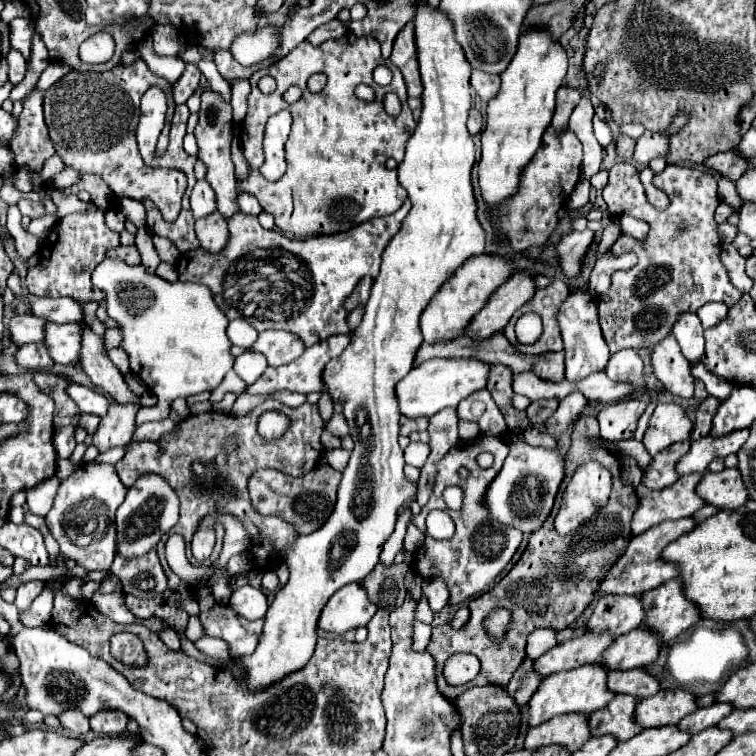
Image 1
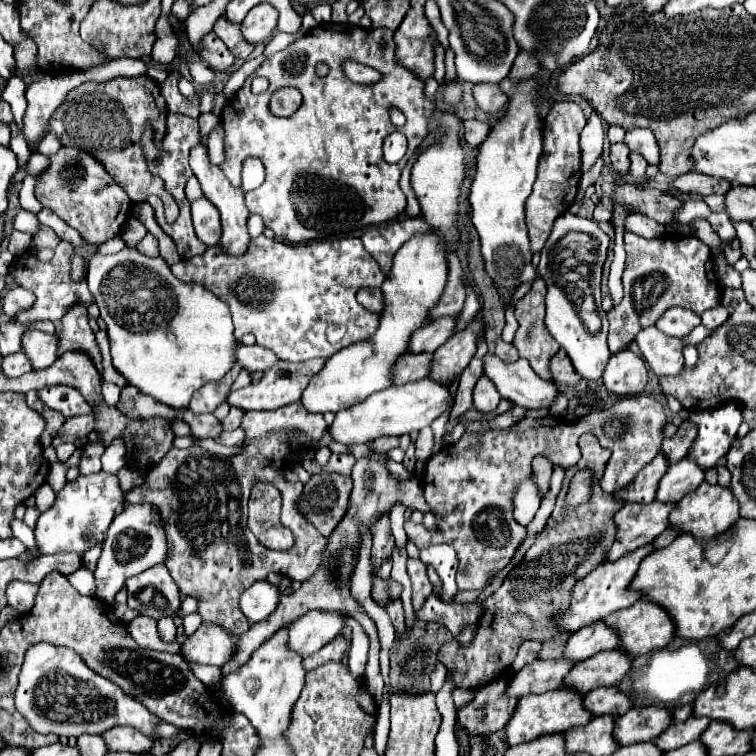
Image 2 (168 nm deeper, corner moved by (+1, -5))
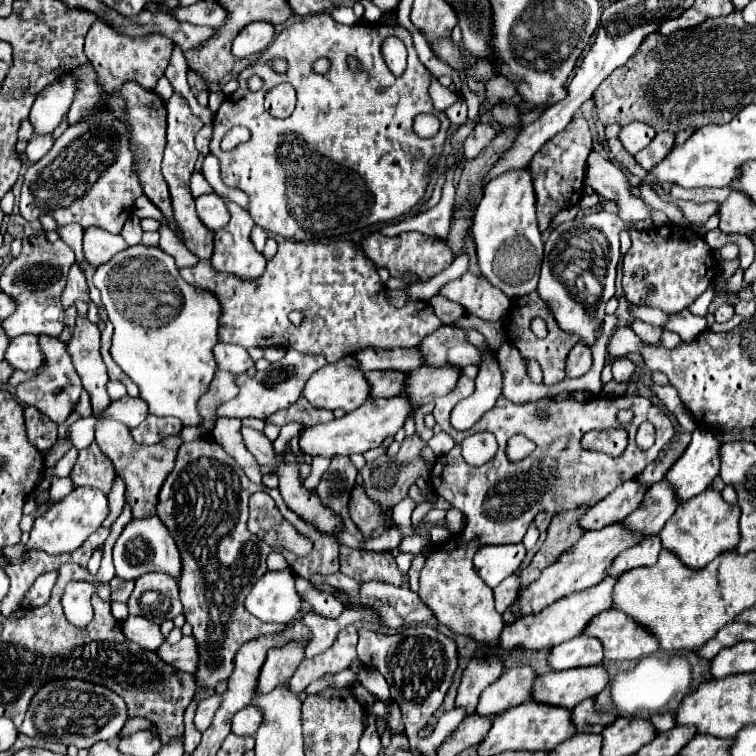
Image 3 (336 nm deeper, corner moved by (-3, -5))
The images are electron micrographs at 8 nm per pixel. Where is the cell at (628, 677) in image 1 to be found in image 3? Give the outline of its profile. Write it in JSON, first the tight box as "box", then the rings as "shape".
{"box":[571,699,615,733],"shape":[[[585,699],[571,711],[571,721],[577,733],[601,733],[607,725],[615,721],[613,713],[597,713],[593,705],[593,699]]]}

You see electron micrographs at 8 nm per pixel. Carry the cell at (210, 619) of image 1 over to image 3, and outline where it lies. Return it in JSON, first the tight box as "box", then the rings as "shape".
{"box":[155,637,197,673],"shape":[[[183,637],[175,645],[169,645],[165,641],[159,645],[159,649],[155,653],[159,655],[159,659],[163,659],[167,665],[171,665],[179,671],[193,673],[193,669],[197,667],[197,645],[195,645],[193,637]]]}

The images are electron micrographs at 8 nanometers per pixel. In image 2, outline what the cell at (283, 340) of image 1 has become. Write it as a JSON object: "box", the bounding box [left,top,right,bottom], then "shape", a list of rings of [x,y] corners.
{"box":[237,345,279,371],"shape":[[[239,345],[237,347],[237,361],[243,365],[243,369],[249,369],[249,371],[267,371],[271,369],[275,363],[279,363],[279,357],[267,349],[267,347],[261,347],[261,345],[251,345],[251,347],[245,347],[245,345]]]}

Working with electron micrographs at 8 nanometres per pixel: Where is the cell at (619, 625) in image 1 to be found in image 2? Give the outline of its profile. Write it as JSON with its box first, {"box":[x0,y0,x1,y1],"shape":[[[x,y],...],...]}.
{"box":[563,621,619,661],"shape":[[[595,621],[571,635],[563,657],[573,659],[573,661],[583,661],[599,651],[617,649],[617,645],[619,645],[617,631],[605,625],[605,621]]]}

